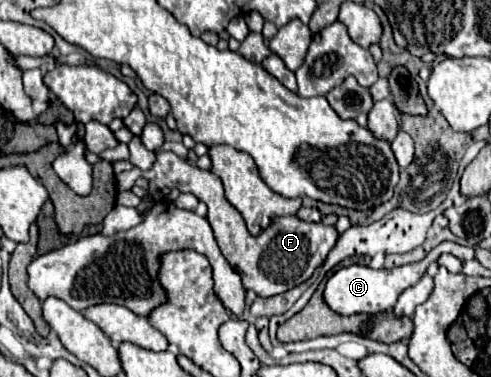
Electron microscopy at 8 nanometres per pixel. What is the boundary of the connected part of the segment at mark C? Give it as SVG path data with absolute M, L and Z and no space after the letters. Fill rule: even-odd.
M444 241L433 248L428 255L418 261L411 264L397 266L397 268L391 268L391 270L373 270L369 266L361 266L361 264L351 264L351 266L345 266L345 268L339 268L325 284L325 292L323 292L323 298L327 302L327 306L331 310L335 310L337 314L343 314L343 316L351 316L351 314L359 314L359 312L365 312L365 314L377 314L377 312L385 312L385 310L391 310L393 304L397 302L399 294L413 286L427 270L427 266L431 262L435 262L439 258L439 254L443 252L451 252L453 256L457 256L459 260L473 260L473 248L469 246L461 246L457 242Z

